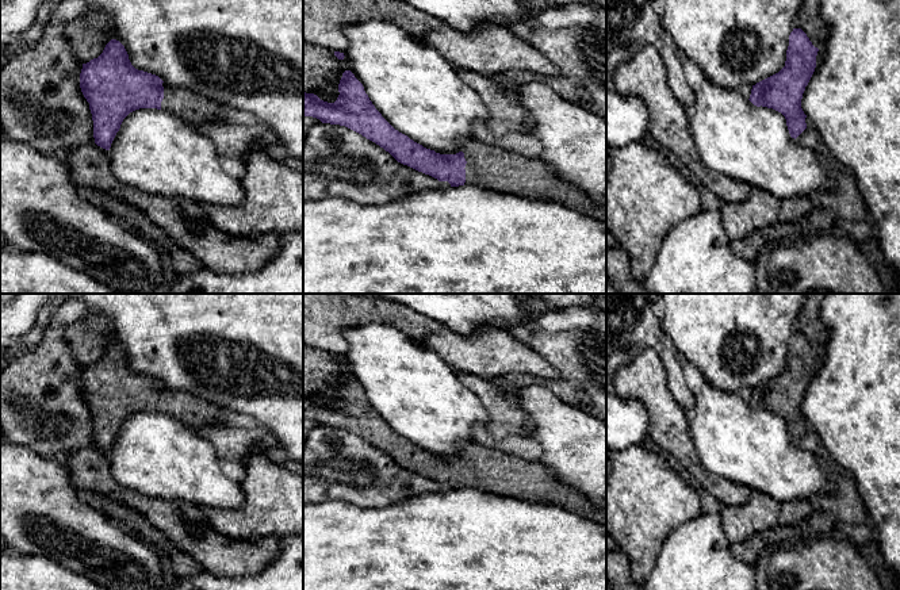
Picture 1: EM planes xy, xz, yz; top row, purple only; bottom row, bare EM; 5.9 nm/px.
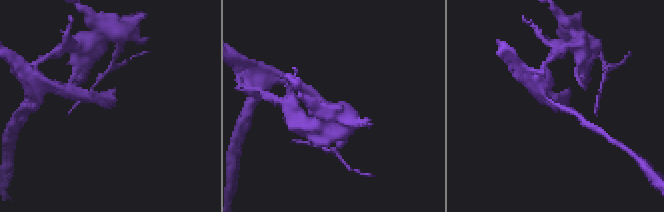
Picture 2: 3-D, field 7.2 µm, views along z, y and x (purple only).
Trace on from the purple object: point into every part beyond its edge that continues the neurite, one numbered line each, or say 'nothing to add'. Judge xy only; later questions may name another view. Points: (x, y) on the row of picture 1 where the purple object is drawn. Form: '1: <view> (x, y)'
1: xy (184, 103)

